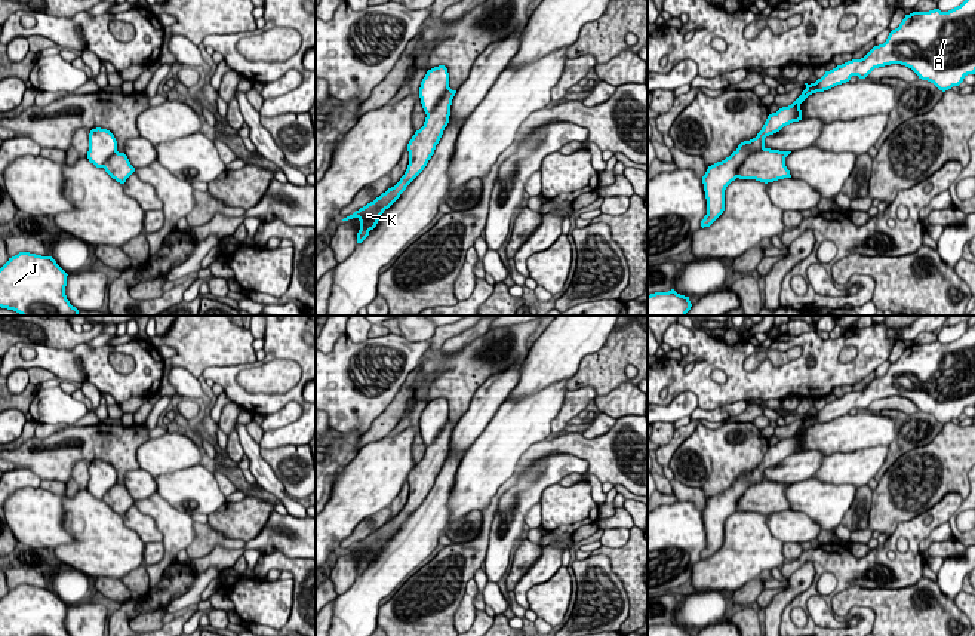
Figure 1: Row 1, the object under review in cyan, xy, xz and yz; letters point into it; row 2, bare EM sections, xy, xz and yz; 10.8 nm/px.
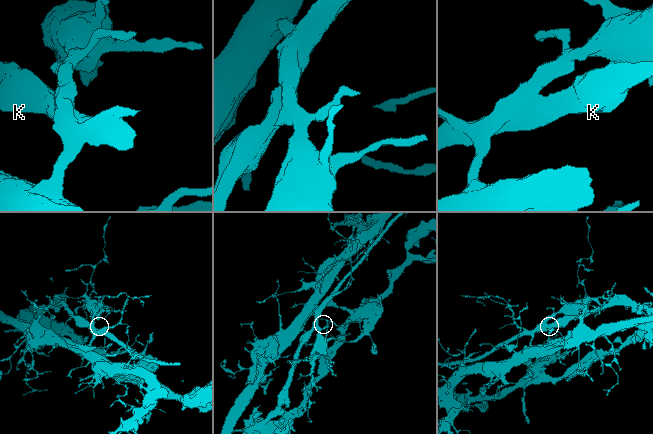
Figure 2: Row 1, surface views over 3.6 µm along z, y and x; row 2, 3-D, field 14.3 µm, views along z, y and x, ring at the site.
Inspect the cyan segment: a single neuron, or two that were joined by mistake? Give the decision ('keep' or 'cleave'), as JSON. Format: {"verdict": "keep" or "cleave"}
{"verdict": "cleave"}

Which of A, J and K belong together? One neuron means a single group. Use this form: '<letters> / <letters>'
A J / K

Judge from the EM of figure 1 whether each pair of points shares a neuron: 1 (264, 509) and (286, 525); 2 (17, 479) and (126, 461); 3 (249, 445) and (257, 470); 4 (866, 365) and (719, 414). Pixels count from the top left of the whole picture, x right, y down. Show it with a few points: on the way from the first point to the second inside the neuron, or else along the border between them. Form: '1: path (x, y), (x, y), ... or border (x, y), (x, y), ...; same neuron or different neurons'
1: border (273, 510), (263, 530), (249, 541); different neurons
2: border (15, 469), (28, 469), (42, 479); different neurons
3: path (254, 451), (257, 464); same neuron
4: border (746, 401), (725, 403), (711, 411); different neurons

